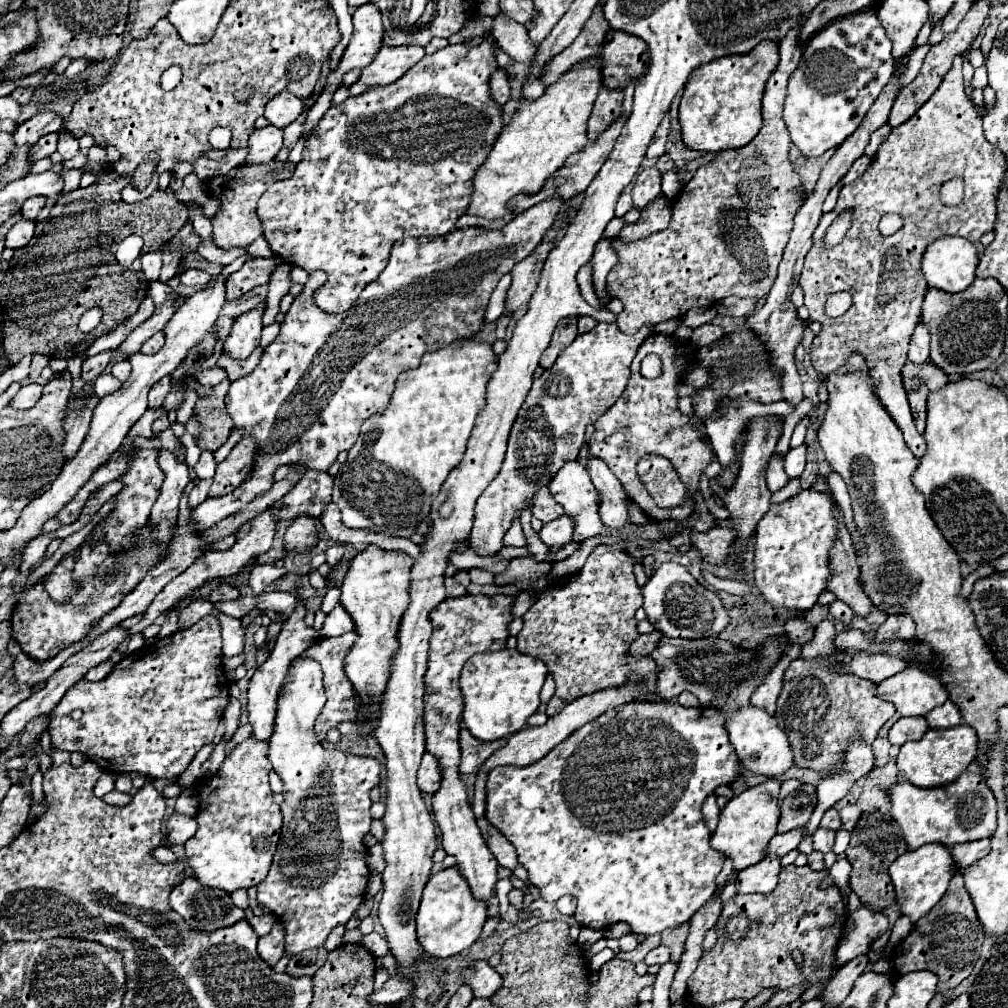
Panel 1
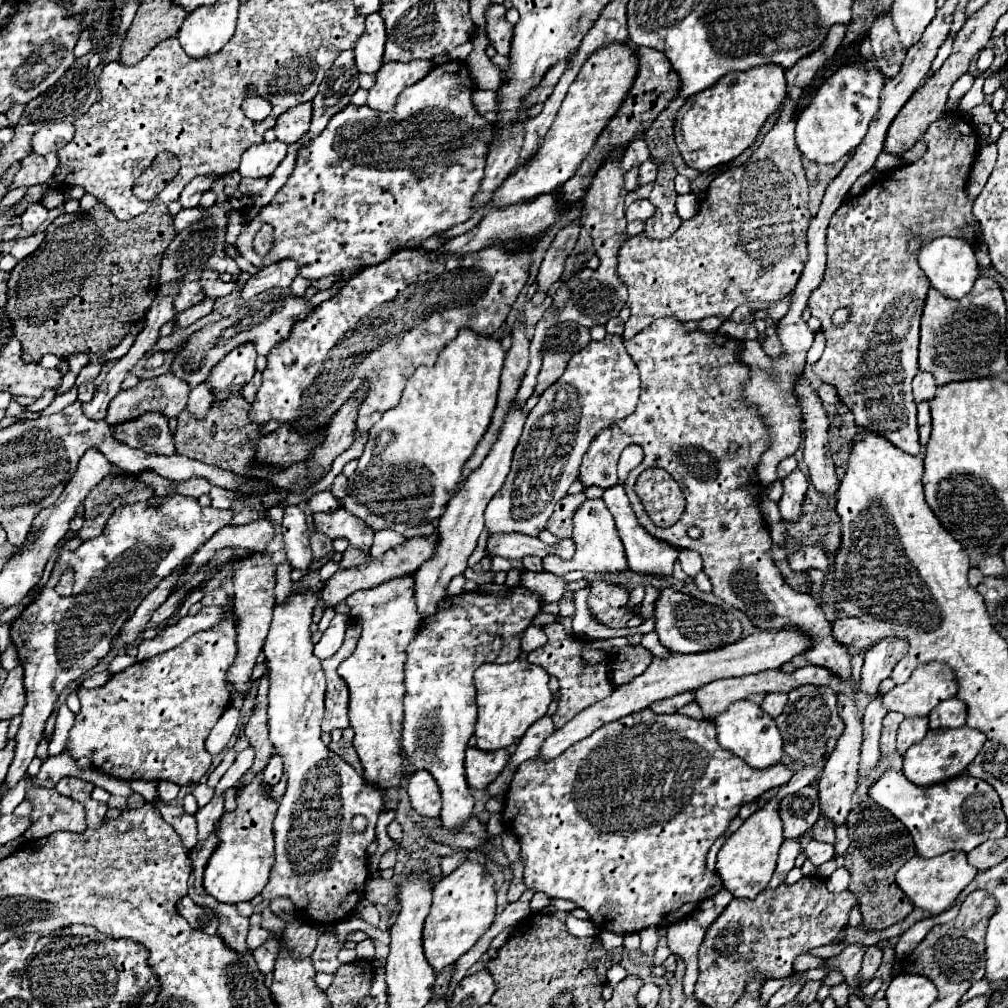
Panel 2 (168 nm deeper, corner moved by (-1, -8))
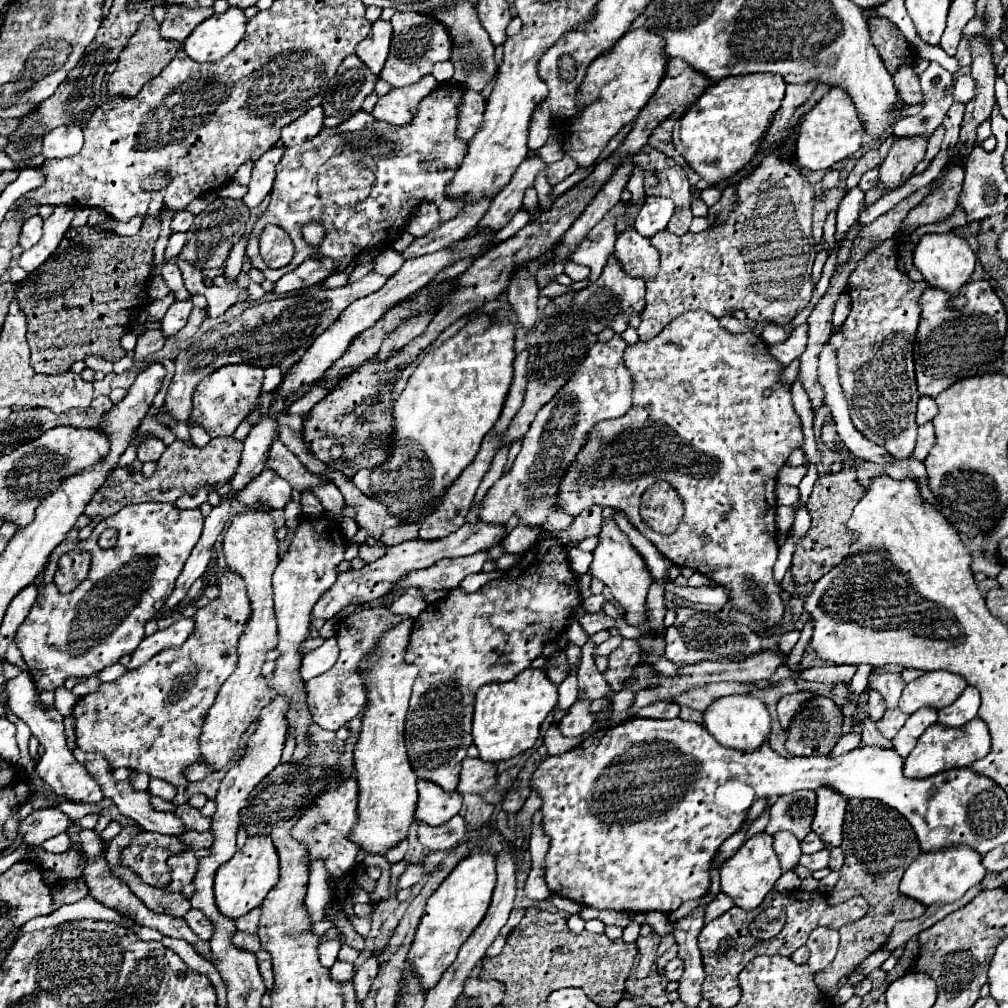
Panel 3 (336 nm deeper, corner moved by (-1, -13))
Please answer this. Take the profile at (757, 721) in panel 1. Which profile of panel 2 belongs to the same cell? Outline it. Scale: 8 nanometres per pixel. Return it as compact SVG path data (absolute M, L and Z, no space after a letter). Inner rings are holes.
M739 700L739 702L731 704L729 710L725 710L715 720L715 724L717 724L719 744L725 750L739 756L741 760L745 760L749 766L753 766L757 770L765 770L765 768L775 766L777 762L781 762L781 758L783 758L781 734L775 726L775 720L769 714L765 714L765 710L761 710L761 706L757 706L749 700Z

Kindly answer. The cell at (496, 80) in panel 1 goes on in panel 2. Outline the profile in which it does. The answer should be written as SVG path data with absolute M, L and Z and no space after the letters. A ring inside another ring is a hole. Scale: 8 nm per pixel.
M475 90L473 92L473 104L487 118L487 122L493 122L493 120L499 118L499 96L497 96L497 92Z

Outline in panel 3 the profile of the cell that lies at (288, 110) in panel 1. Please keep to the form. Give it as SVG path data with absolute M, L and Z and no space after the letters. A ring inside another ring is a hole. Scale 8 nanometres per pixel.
M323 107L309 109L305 115L301 115L301 119L281 129L281 141L285 143L285 147L295 147L313 139L323 129L323 119Z

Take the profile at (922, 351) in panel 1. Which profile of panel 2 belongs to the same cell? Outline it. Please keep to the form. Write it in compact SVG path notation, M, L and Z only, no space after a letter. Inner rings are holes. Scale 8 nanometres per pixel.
M917 370L915 378L913 378L913 396L915 396L915 402L931 400L935 396L935 390L937 390L937 384L935 384L933 374Z

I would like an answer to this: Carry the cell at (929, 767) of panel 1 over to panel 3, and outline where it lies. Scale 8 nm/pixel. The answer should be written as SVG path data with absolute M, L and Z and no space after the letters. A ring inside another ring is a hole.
M973 719L967 723L967 727L961 727L961 729L941 727L939 723L935 723L919 737L915 749L905 759L905 777L925 779L955 767L969 767L973 761L985 757L989 749L991 749L991 735L983 719Z

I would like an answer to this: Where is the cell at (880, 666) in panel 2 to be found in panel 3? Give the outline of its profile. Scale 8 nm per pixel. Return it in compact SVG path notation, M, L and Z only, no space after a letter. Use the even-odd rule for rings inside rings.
M869 691L869 703L867 703L867 713L869 713L869 719L873 723L877 723L881 719L881 715L885 713L885 701L881 699L881 695L877 691Z

